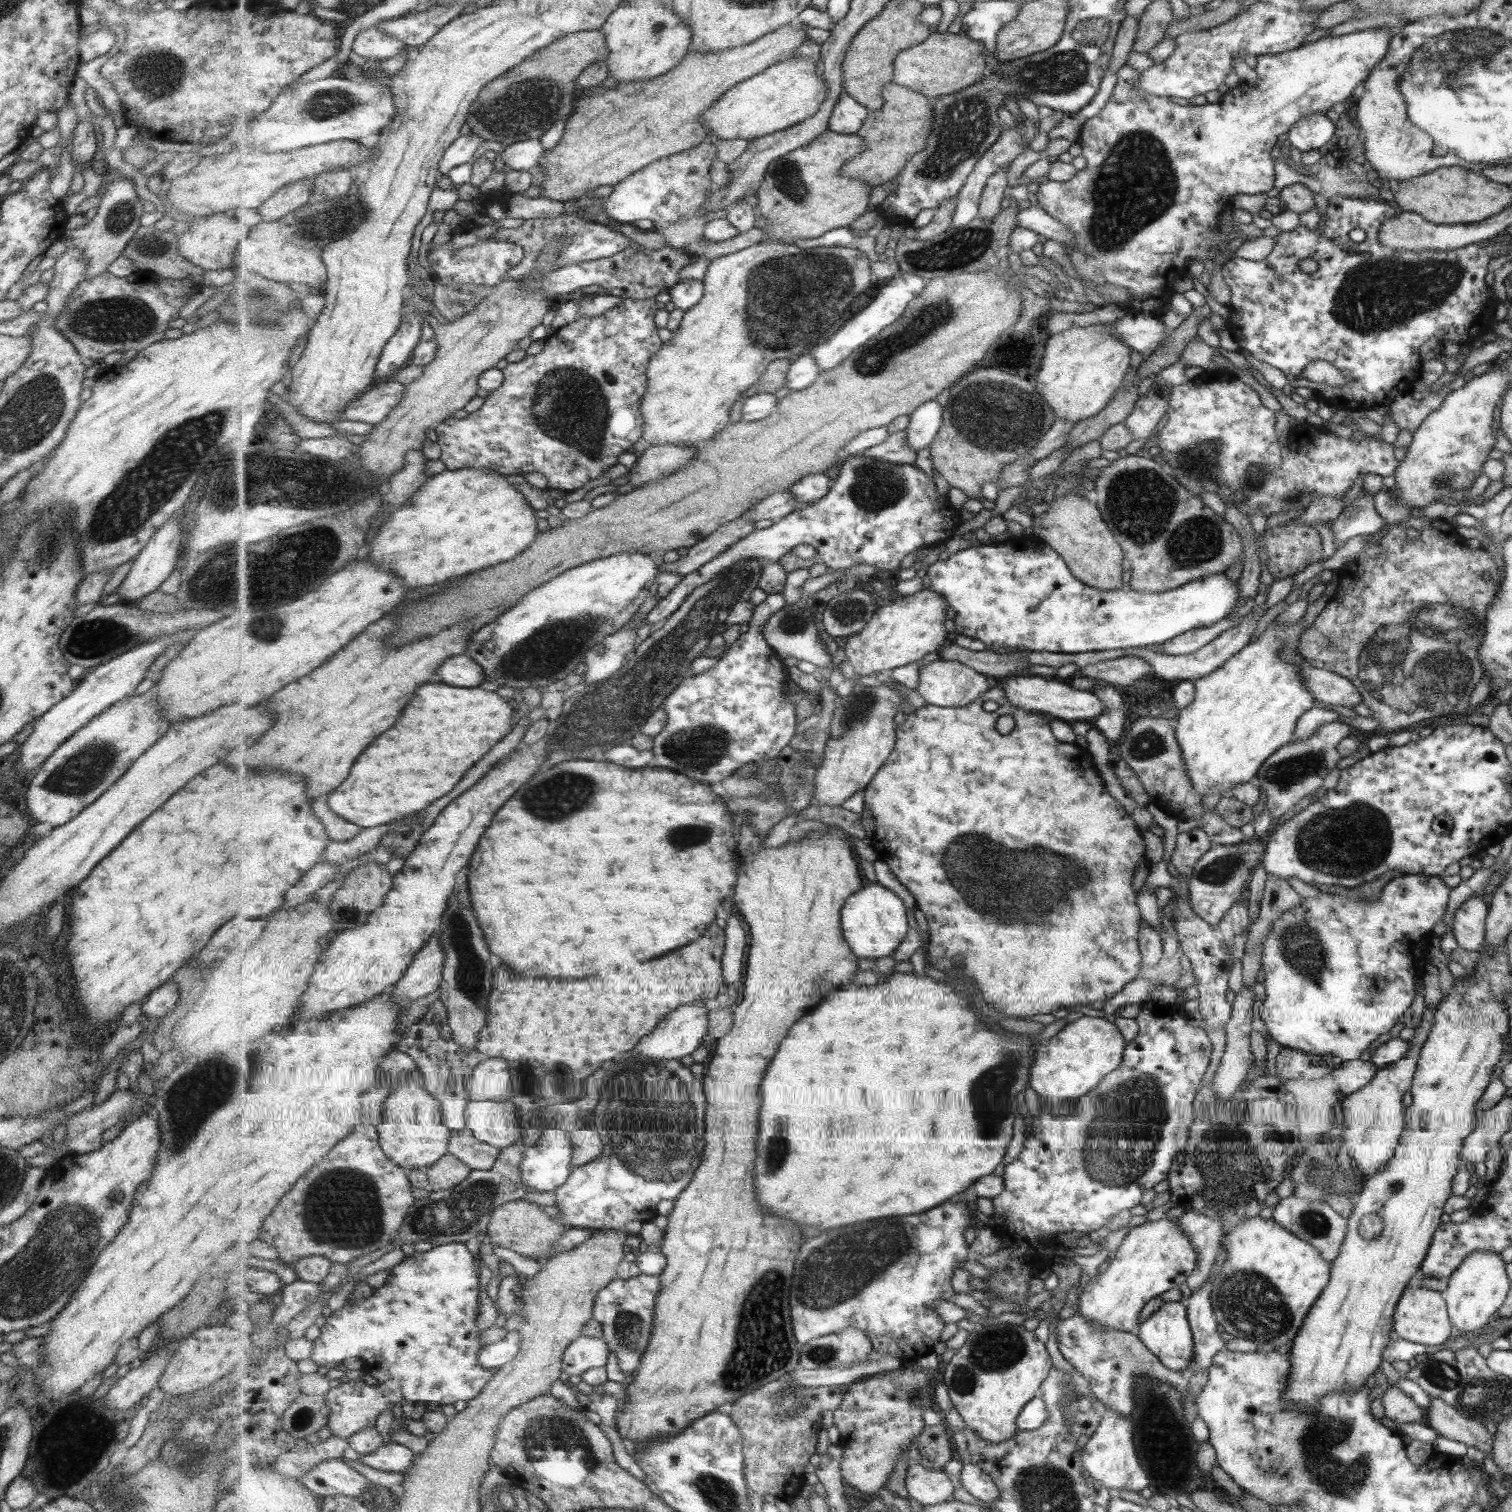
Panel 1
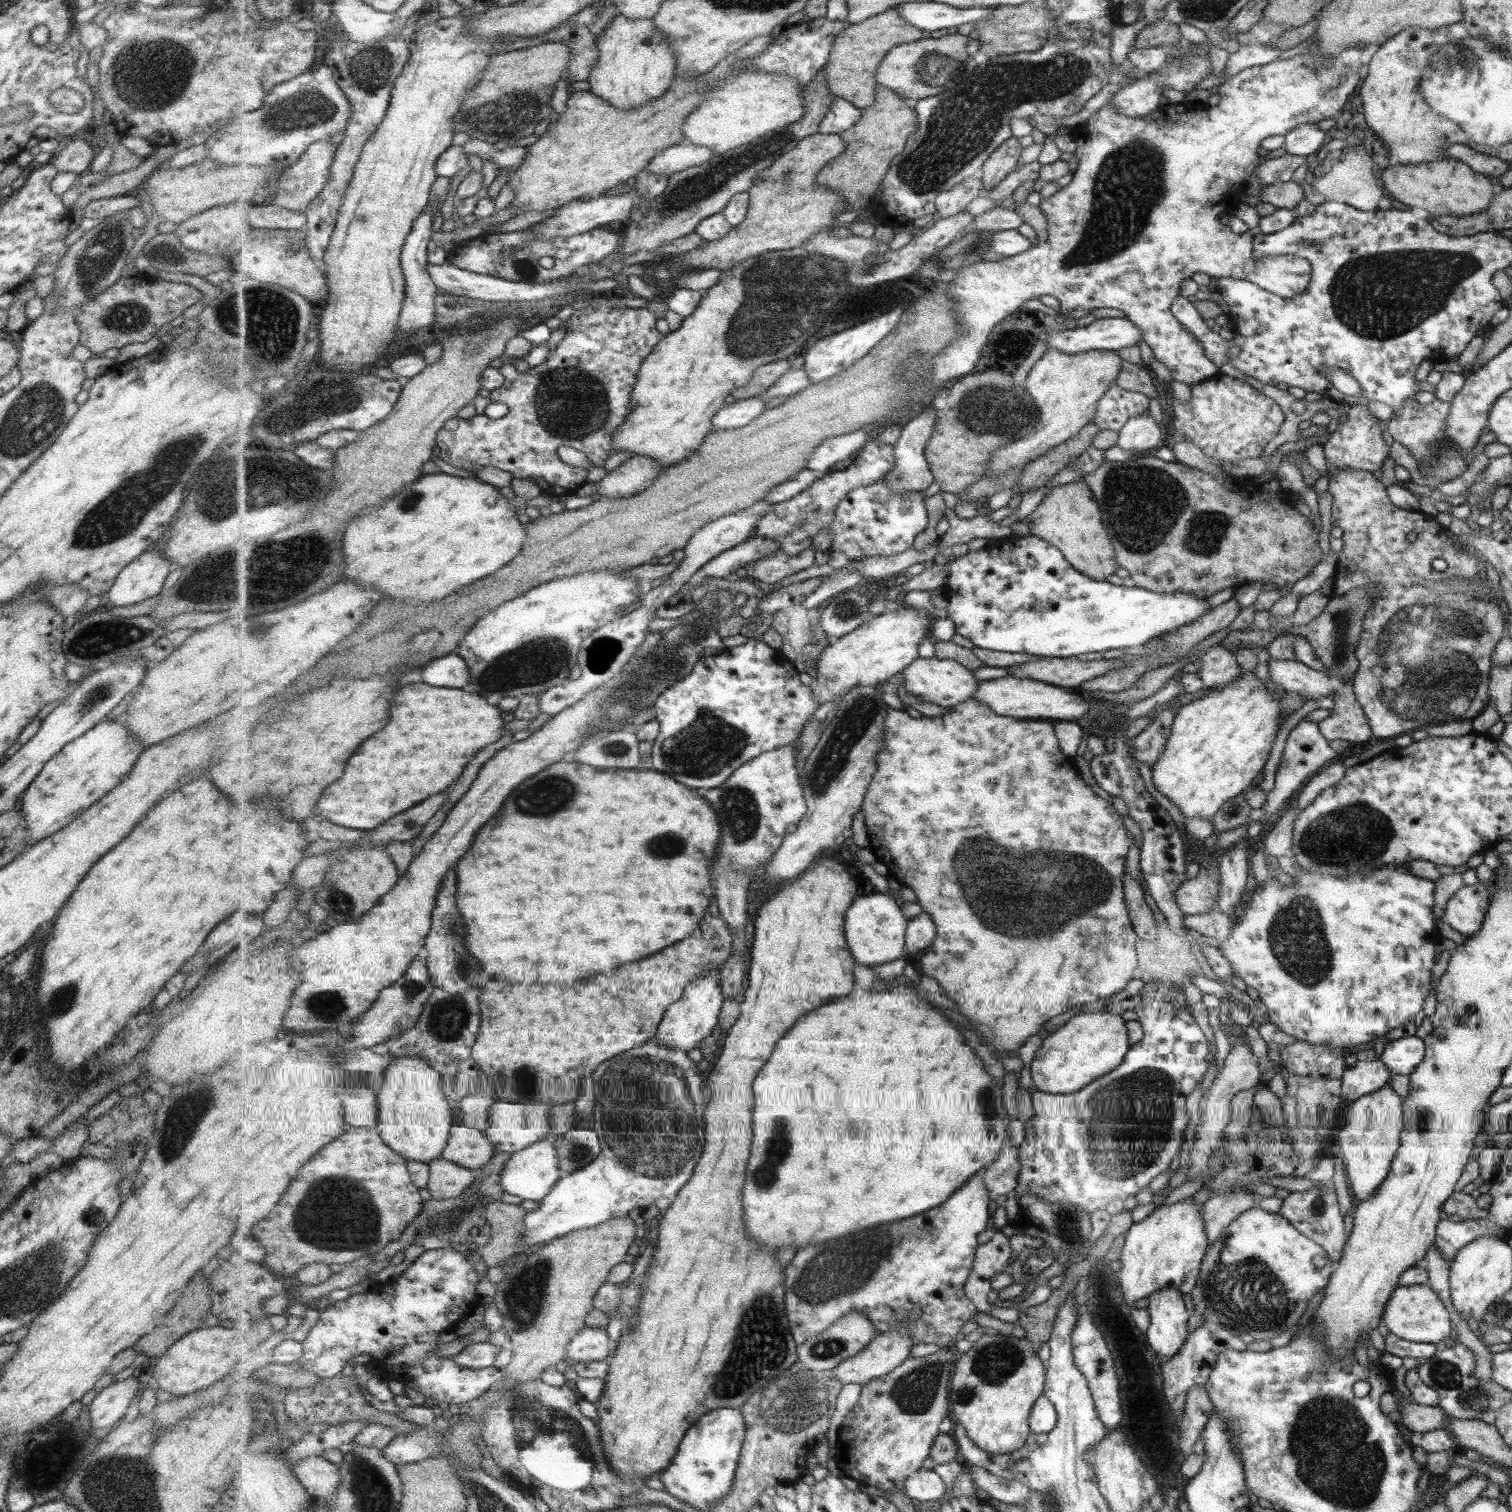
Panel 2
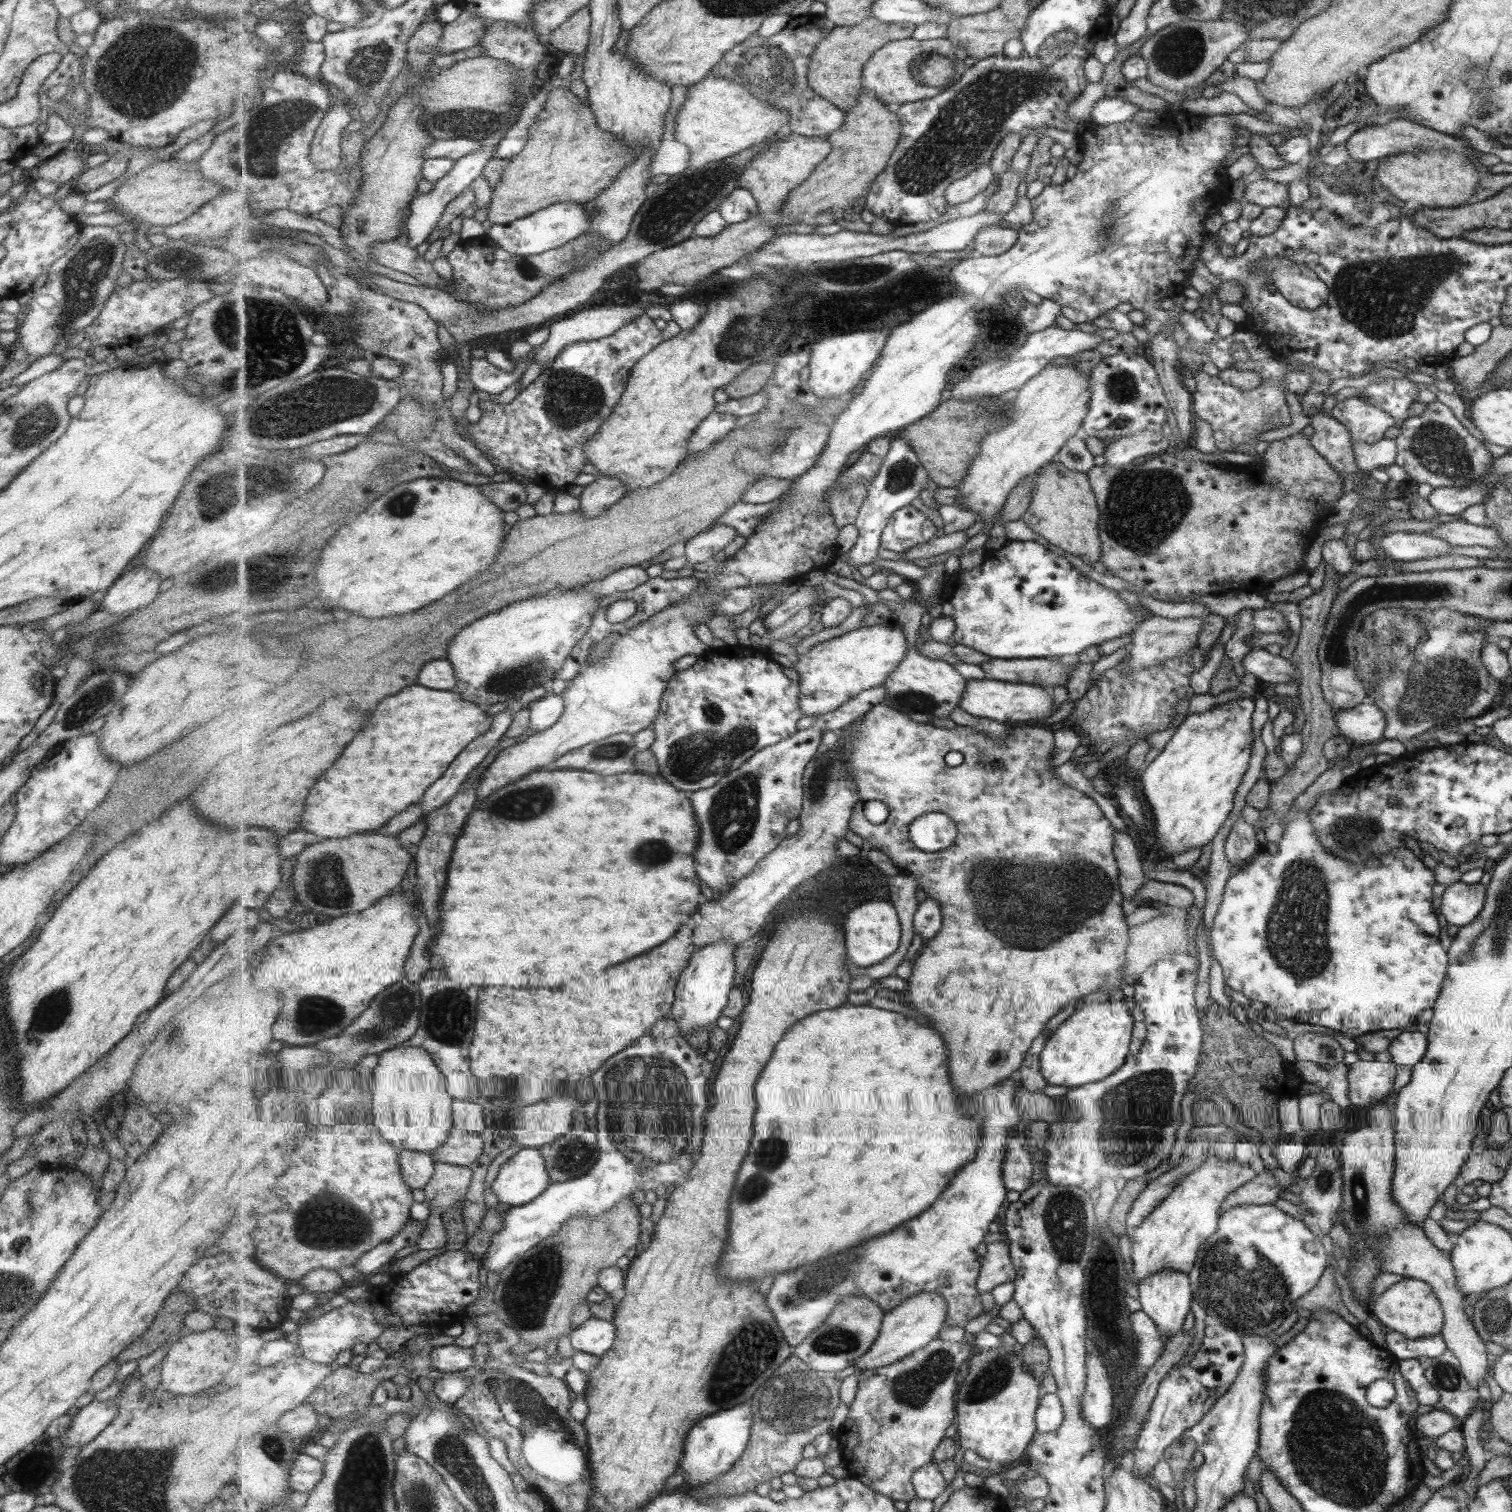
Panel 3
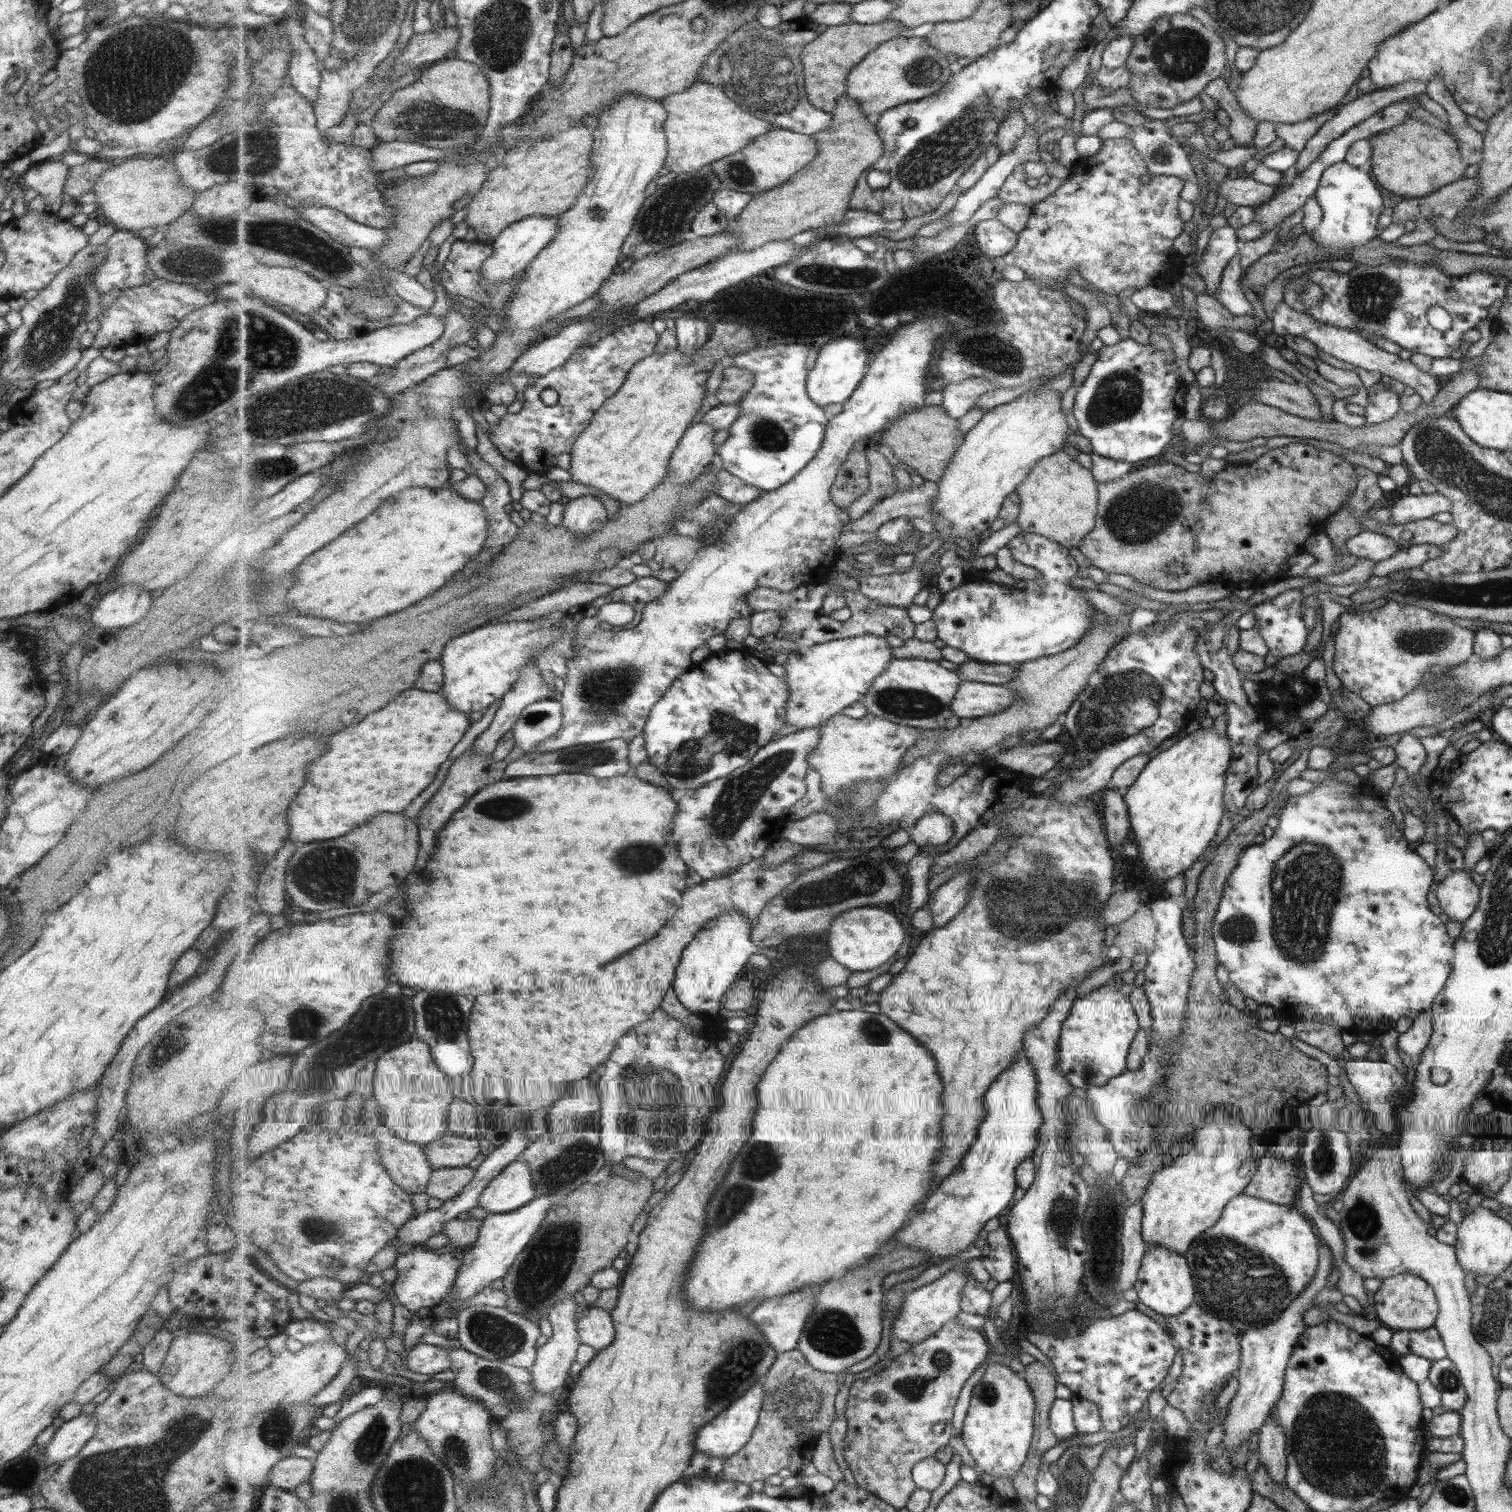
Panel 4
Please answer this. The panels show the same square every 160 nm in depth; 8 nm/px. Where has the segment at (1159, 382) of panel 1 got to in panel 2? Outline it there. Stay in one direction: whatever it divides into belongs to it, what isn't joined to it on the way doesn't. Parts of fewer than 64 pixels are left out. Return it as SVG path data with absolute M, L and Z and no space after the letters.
M1145 412L1141 416L1133 416L1125 422L1124 427L1118 431L1118 439L1115 444L1121 450L1136 452L1147 448L1161 447L1161 430L1155 424L1151 414Z

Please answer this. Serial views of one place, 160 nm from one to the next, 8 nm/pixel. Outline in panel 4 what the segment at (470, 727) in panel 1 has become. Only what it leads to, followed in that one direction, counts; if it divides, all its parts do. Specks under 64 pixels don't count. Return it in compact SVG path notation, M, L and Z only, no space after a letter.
M413 688L383 710L369 714L361 724L335 734L329 738L329 752L309 768L309 784L305 784L301 796L297 796L289 810L289 826L293 828L291 840L299 844L333 840L371 822L381 812L405 812L411 802L433 784L439 768L449 760L453 748L463 740L472 723L467 713L456 709L440 692Z

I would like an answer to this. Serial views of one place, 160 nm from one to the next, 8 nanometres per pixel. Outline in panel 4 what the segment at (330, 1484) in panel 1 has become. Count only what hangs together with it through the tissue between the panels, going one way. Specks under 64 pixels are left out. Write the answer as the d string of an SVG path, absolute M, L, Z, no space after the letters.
M291 1456L273 1467L270 1484L286 1491L293 1491L312 1478L315 1460Z

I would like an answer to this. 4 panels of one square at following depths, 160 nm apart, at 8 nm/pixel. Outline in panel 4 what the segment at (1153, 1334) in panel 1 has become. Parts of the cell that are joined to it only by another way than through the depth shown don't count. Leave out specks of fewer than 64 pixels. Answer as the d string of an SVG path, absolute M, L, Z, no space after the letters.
M1145 1245L1145 1255L1141 1259L1132 1288L1137 1292L1141 1304L1162 1317L1181 1315L1193 1305L1196 1295L1195 1282L1188 1268L1188 1262L1181 1255L1177 1255L1177 1252L1171 1252L1159 1245L1153 1247Z

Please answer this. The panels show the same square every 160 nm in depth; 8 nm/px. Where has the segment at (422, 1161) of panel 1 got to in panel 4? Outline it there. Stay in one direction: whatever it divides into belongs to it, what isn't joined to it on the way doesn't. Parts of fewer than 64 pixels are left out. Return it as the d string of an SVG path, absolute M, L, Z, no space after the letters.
M417 1038L386 1052L377 1061L374 1082L374 1099L380 1109L381 1124L390 1128L401 1140L425 1146L439 1140L449 1130L450 1107L456 1099L453 1080L438 1067L433 1058L432 1048Z

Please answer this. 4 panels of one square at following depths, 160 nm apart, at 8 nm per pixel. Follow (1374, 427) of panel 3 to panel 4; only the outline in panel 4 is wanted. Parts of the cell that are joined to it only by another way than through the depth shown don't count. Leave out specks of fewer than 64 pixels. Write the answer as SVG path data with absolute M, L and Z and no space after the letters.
M1382 385L1377 392L1369 389L1367 395L1367 406L1363 408L1363 419L1367 425L1385 423L1400 411L1402 401L1398 401L1398 394L1383 389Z

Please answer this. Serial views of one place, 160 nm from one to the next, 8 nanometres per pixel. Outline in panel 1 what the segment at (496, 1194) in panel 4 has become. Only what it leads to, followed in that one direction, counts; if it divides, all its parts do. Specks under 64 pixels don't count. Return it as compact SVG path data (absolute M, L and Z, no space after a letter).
M546 1130L534 1146L526 1149L526 1157L522 1164L522 1177L530 1192L555 1192L568 1182L575 1169L573 1162L574 1144L569 1131Z

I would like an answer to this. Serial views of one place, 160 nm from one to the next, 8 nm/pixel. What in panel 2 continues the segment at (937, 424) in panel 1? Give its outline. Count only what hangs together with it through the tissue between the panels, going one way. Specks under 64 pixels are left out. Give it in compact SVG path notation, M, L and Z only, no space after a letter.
M929 405L925 412L921 412L919 416L912 418L904 425L903 434L896 442L896 467L885 476L885 480L889 483L894 493L904 493L905 491L922 491L929 488L933 482L937 481L934 472L930 467L926 457L926 448L929 441L934 437L935 417L937 410Z

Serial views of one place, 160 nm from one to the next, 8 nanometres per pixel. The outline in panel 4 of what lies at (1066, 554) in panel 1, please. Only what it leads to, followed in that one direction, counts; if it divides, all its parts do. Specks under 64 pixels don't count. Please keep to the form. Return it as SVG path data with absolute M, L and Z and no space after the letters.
M1063 450L1042 458L1017 490L1022 498L1017 524L1025 533L1041 535L1066 549L1078 549L1097 519L1095 510L1098 510L1099 493L1095 481L1089 469Z

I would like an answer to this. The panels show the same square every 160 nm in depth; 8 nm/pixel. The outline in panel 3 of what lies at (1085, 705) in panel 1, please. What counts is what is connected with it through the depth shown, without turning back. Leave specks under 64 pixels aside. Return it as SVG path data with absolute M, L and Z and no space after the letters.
M983 678L968 681L968 688L959 707L963 707L973 716L990 718L1007 724L1014 724L1018 721L1027 724L1028 720L1047 716L1051 712L1051 706L1053 706L1053 698L1051 698L1051 694L1041 690L1041 685L1033 686L1033 684L1027 683L1012 683Z

